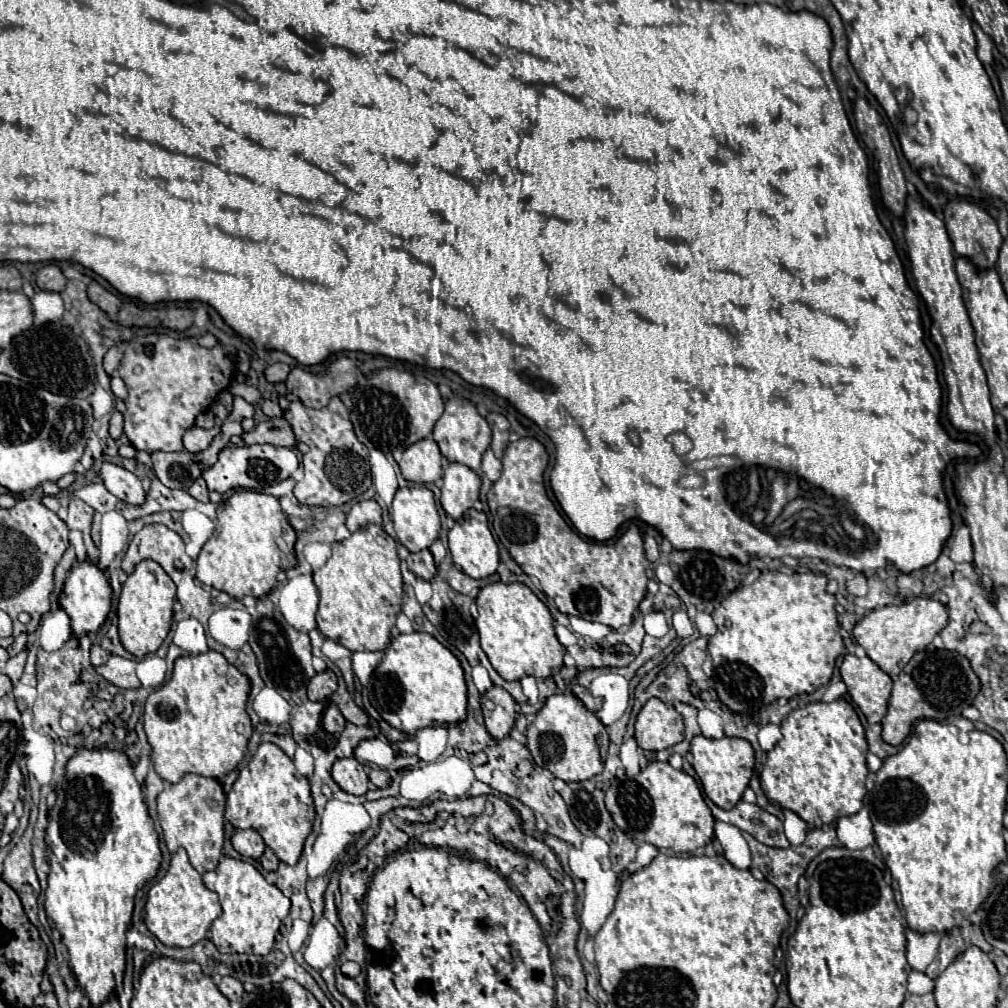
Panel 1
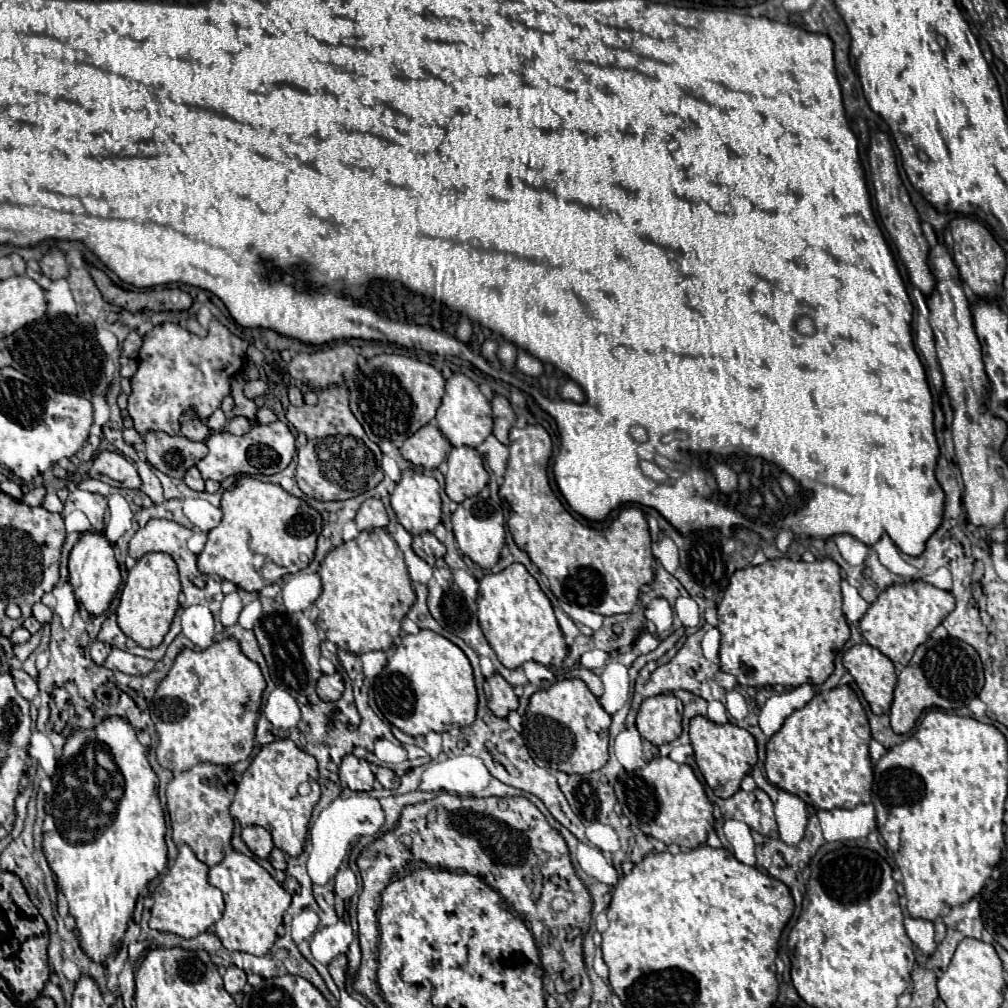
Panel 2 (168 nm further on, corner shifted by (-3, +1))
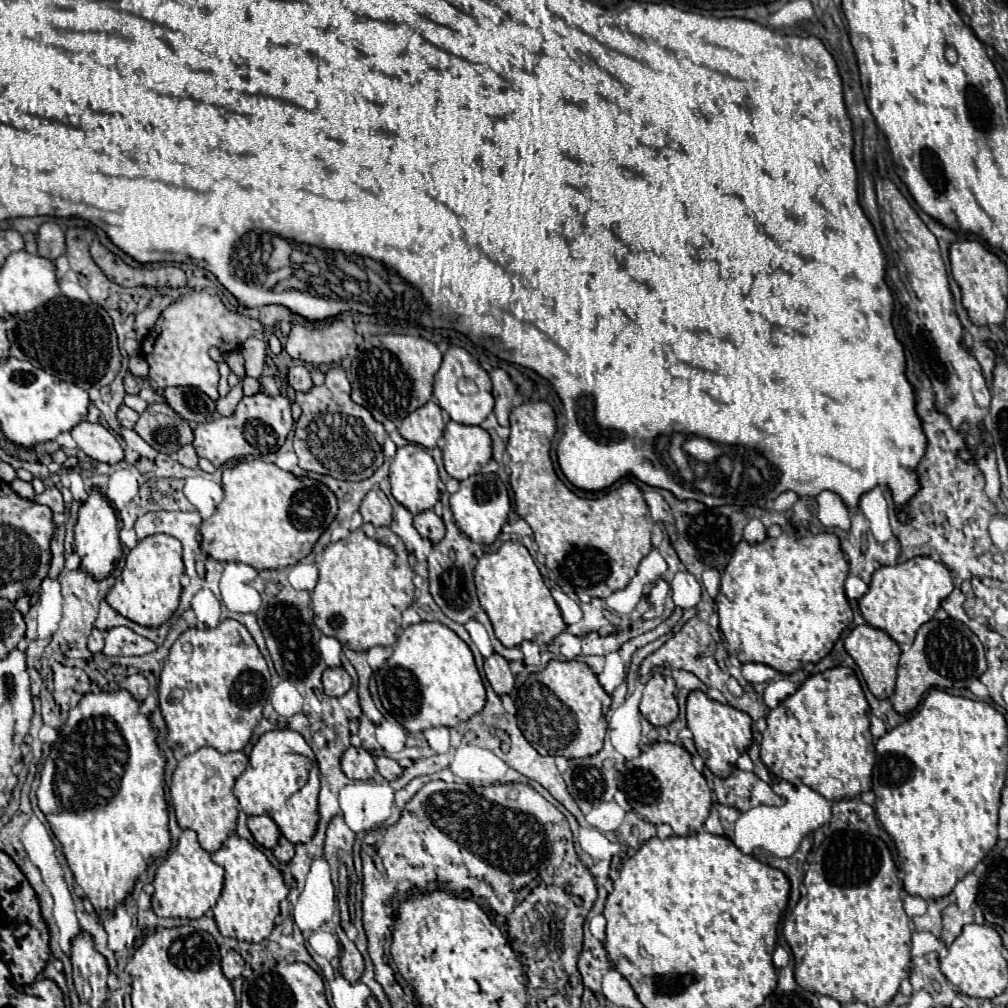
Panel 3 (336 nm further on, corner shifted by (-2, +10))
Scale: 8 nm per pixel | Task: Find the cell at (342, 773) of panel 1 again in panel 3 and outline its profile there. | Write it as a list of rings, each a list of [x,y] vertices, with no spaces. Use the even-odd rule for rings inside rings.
[[[347,748],[341,758],[341,768],[347,778],[353,780],[371,780],[377,766],[373,756],[365,748]]]

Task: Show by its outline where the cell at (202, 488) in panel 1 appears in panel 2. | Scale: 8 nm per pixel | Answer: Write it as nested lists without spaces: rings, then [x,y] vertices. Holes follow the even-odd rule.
[[[196,467],[188,469],[188,473],[184,475],[184,481],[186,481],[186,485],[188,485],[190,489],[194,489],[194,491],[204,491],[204,479],[200,477],[200,471],[198,471]]]

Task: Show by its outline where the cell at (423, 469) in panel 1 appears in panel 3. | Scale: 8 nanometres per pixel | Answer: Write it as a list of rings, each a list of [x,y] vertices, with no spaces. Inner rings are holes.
[[[429,400],[417,412],[411,412],[399,426],[399,432],[403,438],[407,438],[413,444],[421,444],[423,448],[437,446],[437,440],[443,436],[445,422],[441,416],[441,408]]]

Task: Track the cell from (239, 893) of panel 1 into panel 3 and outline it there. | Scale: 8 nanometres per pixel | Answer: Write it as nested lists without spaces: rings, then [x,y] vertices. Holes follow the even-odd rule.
[[[231,834],[221,850],[211,854],[211,860],[225,868],[225,884],[221,898],[213,906],[217,928],[223,936],[241,942],[261,942],[265,940],[279,916],[279,902],[287,896],[287,886],[281,872],[267,860],[267,856],[247,840]]]

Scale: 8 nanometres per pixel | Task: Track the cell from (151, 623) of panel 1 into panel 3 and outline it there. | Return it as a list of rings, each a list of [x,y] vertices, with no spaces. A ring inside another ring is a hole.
[[[153,534],[137,542],[129,552],[121,576],[107,594],[107,604],[121,616],[149,628],[165,624],[179,606],[181,598],[181,576],[185,564],[181,558],[181,542],[169,534]]]

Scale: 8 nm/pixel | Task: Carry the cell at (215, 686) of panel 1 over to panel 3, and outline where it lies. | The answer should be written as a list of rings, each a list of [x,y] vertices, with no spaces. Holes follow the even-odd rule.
[[[227,618],[217,628],[185,630],[171,646],[159,678],[159,704],[169,728],[167,746],[181,756],[191,754],[203,746],[217,748],[219,752],[243,750],[251,738],[253,728],[261,720],[261,710],[269,698],[269,692],[271,674],[267,670],[267,662],[241,622]]]

